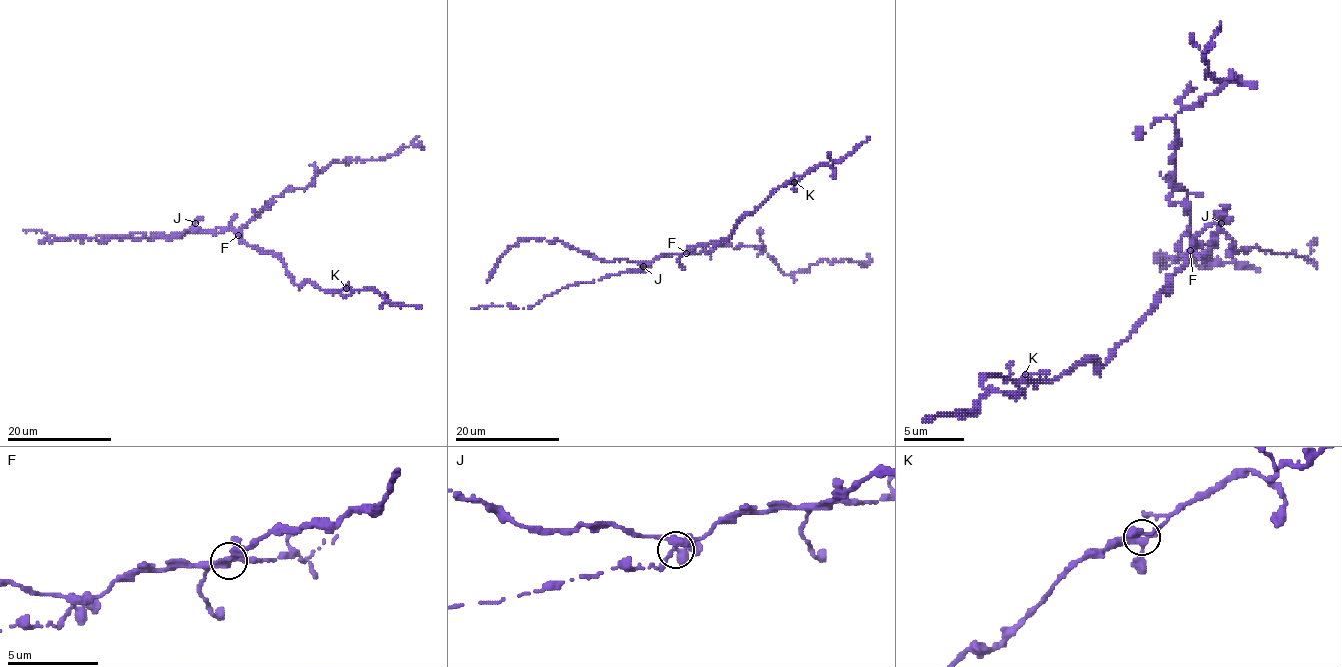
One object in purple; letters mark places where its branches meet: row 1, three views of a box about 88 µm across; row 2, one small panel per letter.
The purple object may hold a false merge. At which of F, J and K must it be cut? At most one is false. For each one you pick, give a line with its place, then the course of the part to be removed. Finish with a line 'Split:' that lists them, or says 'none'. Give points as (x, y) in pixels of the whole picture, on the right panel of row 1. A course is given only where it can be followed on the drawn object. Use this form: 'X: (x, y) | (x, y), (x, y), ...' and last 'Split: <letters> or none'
J: (1221, 223) | (1220, 223), (1232, 247), (1241, 250), (1256, 244), (1295, 253), (1316, 265), (1310, 244), (1316, 238)
Split: J

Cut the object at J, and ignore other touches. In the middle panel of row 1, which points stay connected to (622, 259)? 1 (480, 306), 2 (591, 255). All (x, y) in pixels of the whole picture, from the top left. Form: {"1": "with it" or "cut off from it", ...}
{"1": "cut off from it", "2": "with it"}

